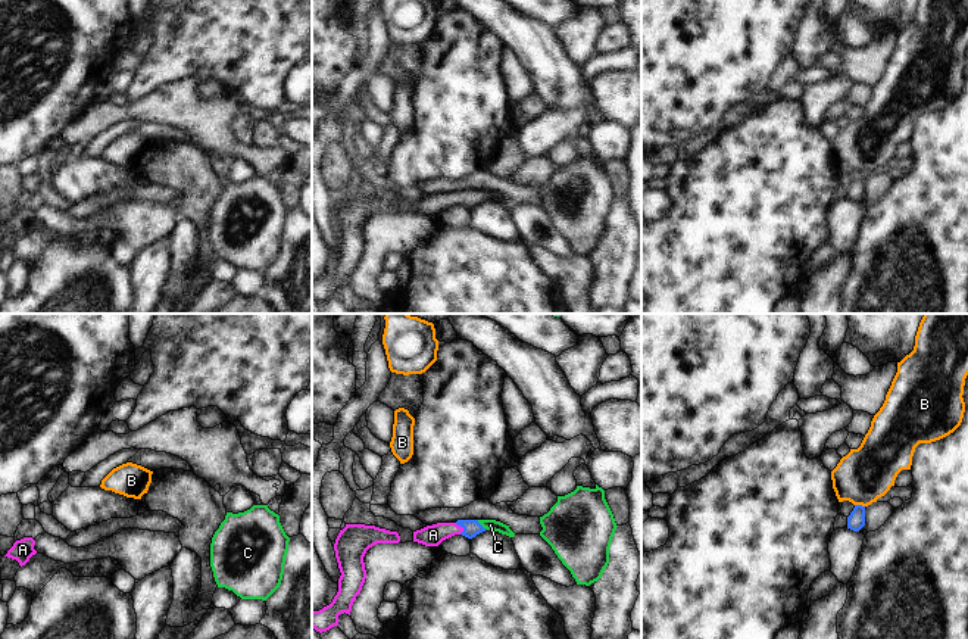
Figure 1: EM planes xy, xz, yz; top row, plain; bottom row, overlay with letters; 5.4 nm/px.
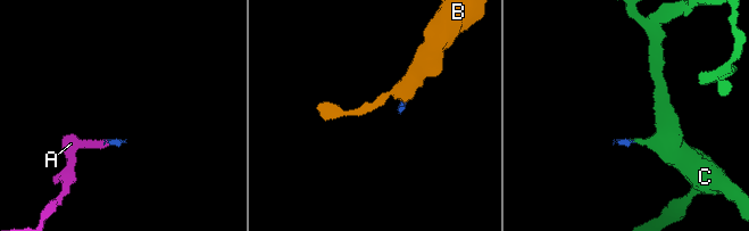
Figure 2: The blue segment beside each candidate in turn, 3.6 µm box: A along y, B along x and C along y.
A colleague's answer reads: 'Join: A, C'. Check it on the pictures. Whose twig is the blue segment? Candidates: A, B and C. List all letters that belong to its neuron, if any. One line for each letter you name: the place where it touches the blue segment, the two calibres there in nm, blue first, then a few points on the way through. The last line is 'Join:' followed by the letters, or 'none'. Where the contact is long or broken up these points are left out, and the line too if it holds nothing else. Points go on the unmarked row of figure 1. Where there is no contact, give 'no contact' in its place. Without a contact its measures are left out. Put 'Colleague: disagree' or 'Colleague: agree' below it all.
A: meets blue in xz at (461, 196); 100 nm thick on the blue side, 110 nm on the other; runs through xz (471, 198), (461, 196), (433, 205)
C: meets blue in xz at (481, 196); 100 nm thick on the blue side, 60 nm on the other; runs through xz (471, 198), (481, 196), (490, 195)
Join: A, C
Colleague: agree

